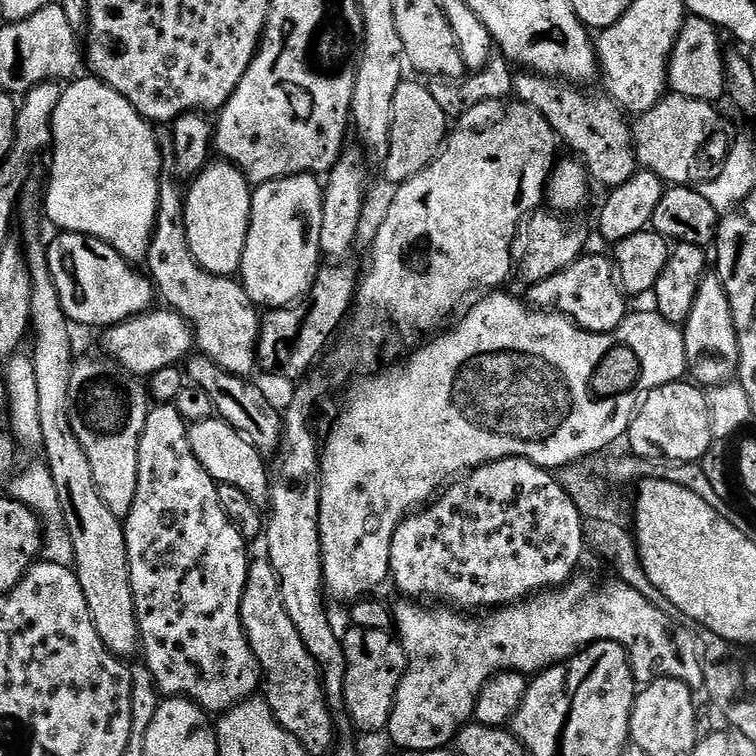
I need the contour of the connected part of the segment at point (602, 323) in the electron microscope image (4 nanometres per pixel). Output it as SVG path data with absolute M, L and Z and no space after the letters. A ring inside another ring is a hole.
M585 254L566 266L566 270L531 285L527 291L526 300L531 307L567 316L575 327L583 328L586 332L615 333L616 327L630 312L630 308L624 305L626 296L614 275L609 257L607 260L604 256Z

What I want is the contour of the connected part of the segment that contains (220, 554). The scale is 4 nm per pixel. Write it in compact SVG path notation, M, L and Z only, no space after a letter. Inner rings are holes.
M175 403L156 404L149 411L146 426L142 430L142 442L138 446L138 494L134 494L134 506L130 510L128 519L123 521L126 554L130 557L130 586L134 594L134 610L140 631L140 648L142 653L144 652L142 664L153 675L153 682L165 697L183 696L184 699L192 700L209 714L223 714L241 704L242 701L253 699L262 684L259 663L248 645L243 623L240 620L240 607L246 590L250 563L249 545L242 538L242 534L238 534L238 530L230 522L230 518L226 518L226 514L218 502L216 481L210 478L210 474L202 466L202 462L198 462L198 458L194 458L194 450L190 450L189 427L189 421L184 420L182 414L176 412Z

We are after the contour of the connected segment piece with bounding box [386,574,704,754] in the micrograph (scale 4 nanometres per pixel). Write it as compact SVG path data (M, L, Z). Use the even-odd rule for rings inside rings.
M581 574L573 575L567 584L537 592L521 600L519 604L509 604L489 611L479 620L479 615L465 614L447 606L429 606L411 598L394 608L394 632L398 637L408 668L404 671L398 686L396 701L386 729L391 743L408 752L431 754L439 748L447 749L455 741L456 735L474 717L474 706L482 686L499 672L523 672L539 674L553 664L562 664L569 656L575 656L582 648L596 640L613 640L628 650L628 660L632 663L632 677L637 685L653 684L656 680L677 680L693 690L703 689L704 675L700 659L696 653L695 635L683 628L683 623L662 614L658 606L646 602L638 590L628 584L613 583L613 588L600 588L592 592L592 584Z

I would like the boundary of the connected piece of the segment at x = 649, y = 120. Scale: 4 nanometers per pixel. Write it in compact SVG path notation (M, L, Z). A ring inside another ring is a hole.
M668 94L657 101L650 111L639 113L631 125L631 141L636 149L639 167L658 174L668 186L696 186L709 179L713 175L714 164L712 168L711 162L706 157L700 156L700 151L707 146L708 139L715 132L724 132L728 128L723 114L716 107L715 103L706 100L695 100L694 98Z

